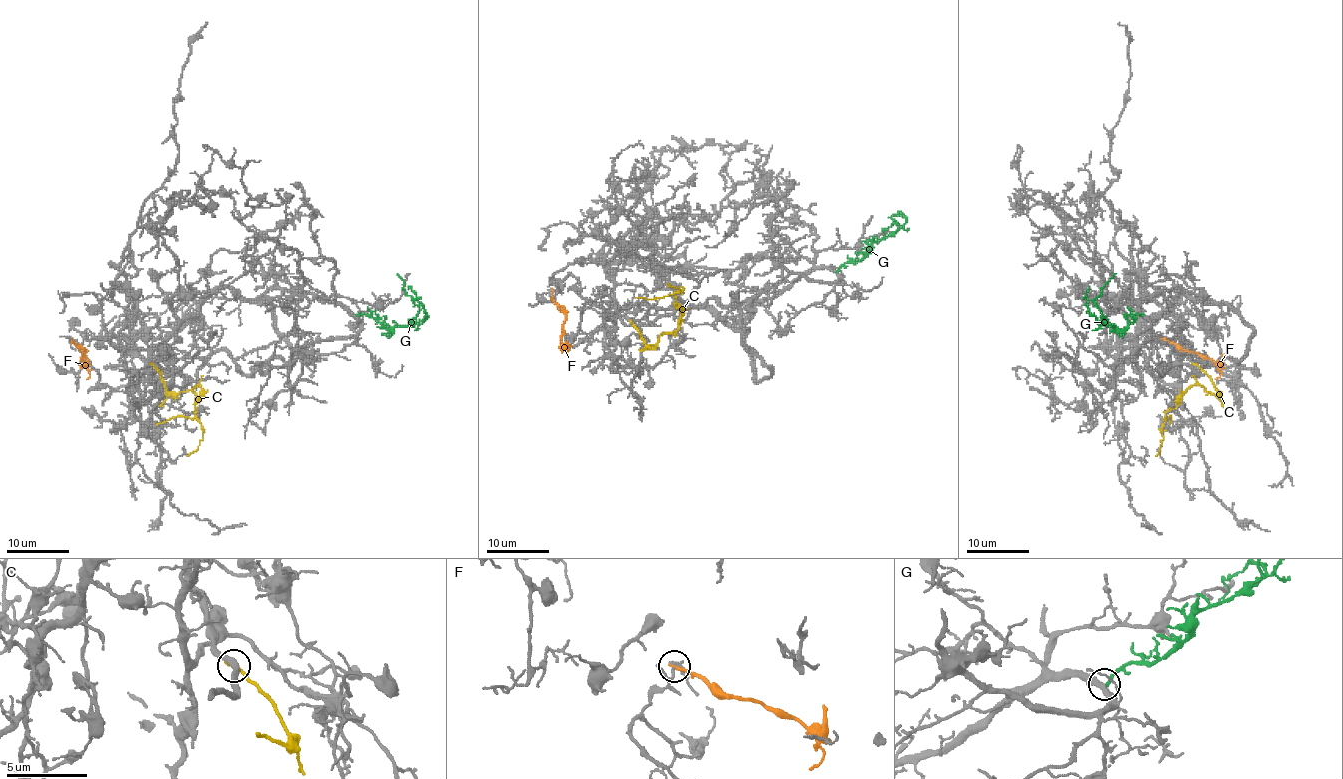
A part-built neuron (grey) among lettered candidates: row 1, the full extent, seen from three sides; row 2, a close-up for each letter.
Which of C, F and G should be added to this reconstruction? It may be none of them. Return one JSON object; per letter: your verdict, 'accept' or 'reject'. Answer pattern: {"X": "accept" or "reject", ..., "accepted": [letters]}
{"C": "reject", "F": "reject", "G": "reject", "accepted": []}

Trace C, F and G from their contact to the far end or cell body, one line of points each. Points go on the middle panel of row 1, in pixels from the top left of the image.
C: (632, 324), (643, 341), (649, 344), (678, 329), (681, 311), (675, 305), (675, 293), (682, 291), (667, 283)
F: (552, 291), (552, 300), (565, 315), (561, 341), (569, 349), (566, 343)
G: (836, 271), (846, 263), (855, 263), (874, 242), (888, 236), (899, 227), (894, 222), (877, 244)

